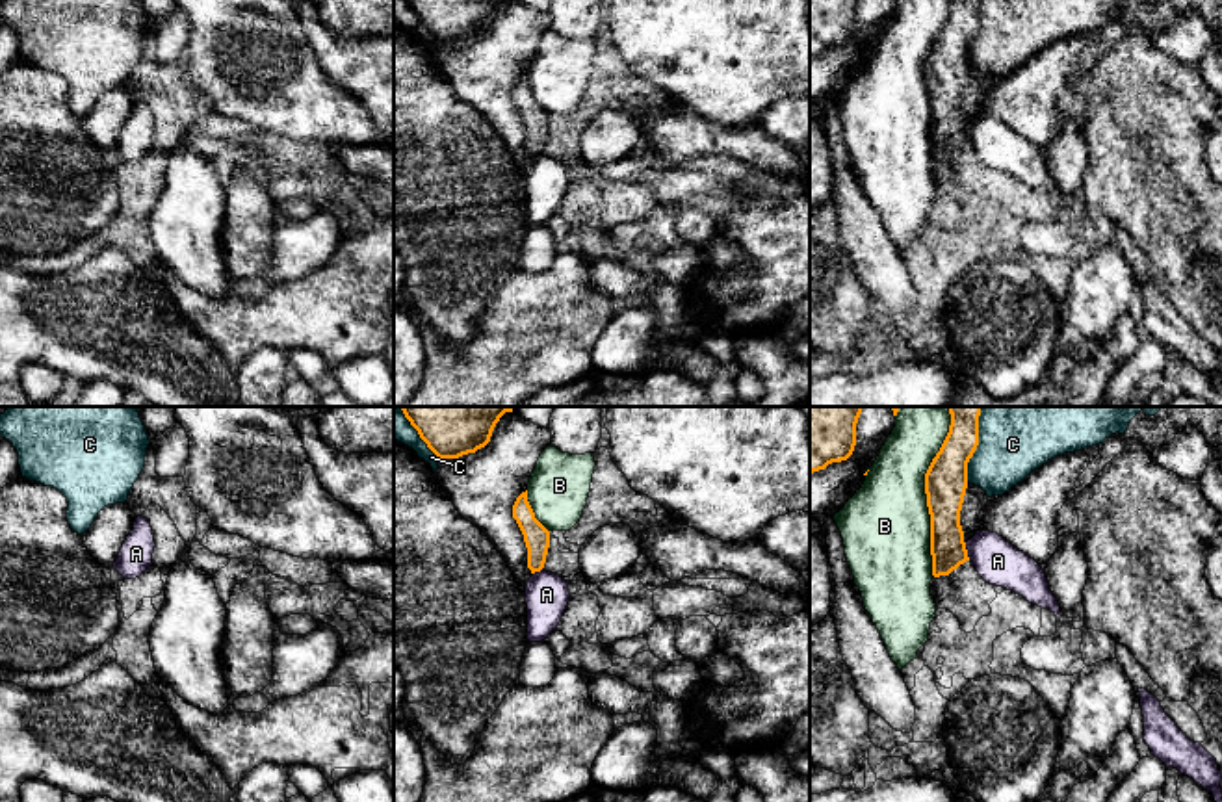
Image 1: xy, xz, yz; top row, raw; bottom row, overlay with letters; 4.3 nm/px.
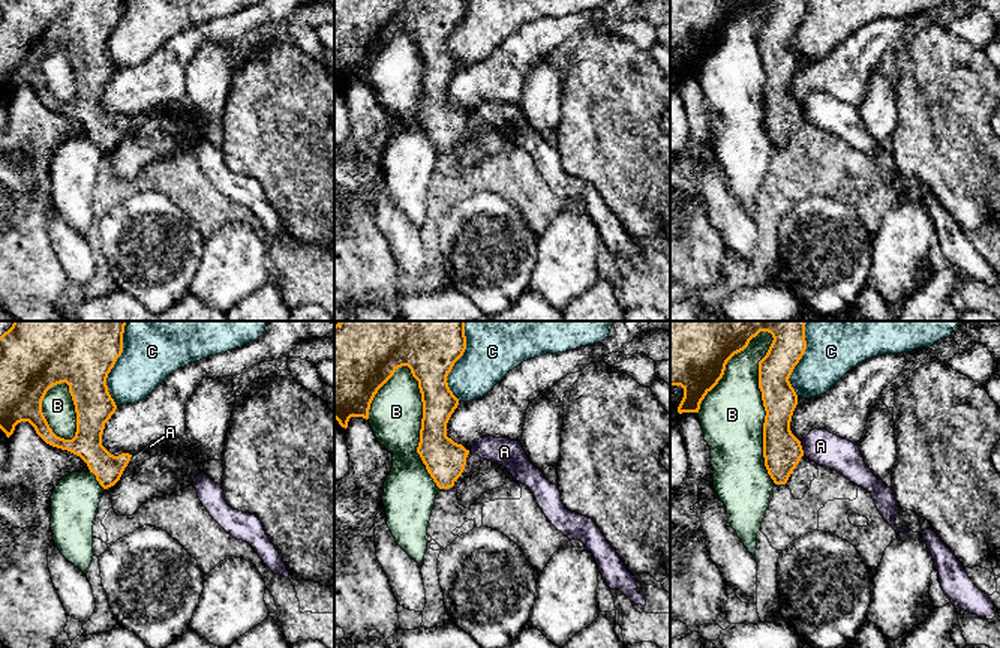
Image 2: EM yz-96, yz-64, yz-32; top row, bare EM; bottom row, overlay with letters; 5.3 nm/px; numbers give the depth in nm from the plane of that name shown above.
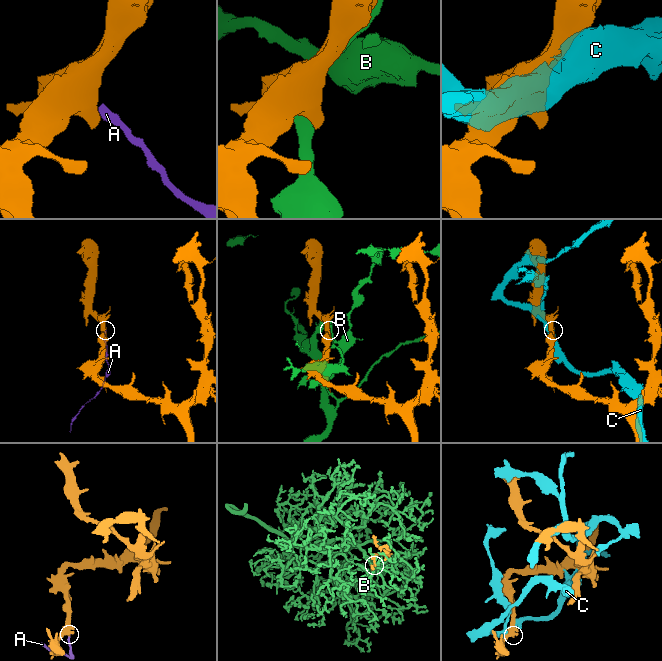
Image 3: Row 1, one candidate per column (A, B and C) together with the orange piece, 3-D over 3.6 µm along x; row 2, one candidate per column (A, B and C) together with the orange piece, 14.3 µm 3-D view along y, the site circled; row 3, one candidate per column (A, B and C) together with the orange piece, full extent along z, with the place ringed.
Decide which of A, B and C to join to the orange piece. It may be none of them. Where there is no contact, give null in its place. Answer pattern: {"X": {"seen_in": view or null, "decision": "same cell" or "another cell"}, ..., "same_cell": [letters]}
{"A": {"seen_in": "yz", "decision": "another cell"}, "B": {"seen_in": "yz", "decision": "another cell"}, "C": {"seen_in": "yz", "decision": "another cell"}, "same_cell": []}

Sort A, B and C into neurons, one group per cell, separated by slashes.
A / B / C

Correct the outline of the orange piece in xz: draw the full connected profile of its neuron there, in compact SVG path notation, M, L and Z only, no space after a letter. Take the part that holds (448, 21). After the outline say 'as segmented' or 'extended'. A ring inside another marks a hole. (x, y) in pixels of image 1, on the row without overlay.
M405 0L438 43L459 43L490 26L501 0Z; as segmented

